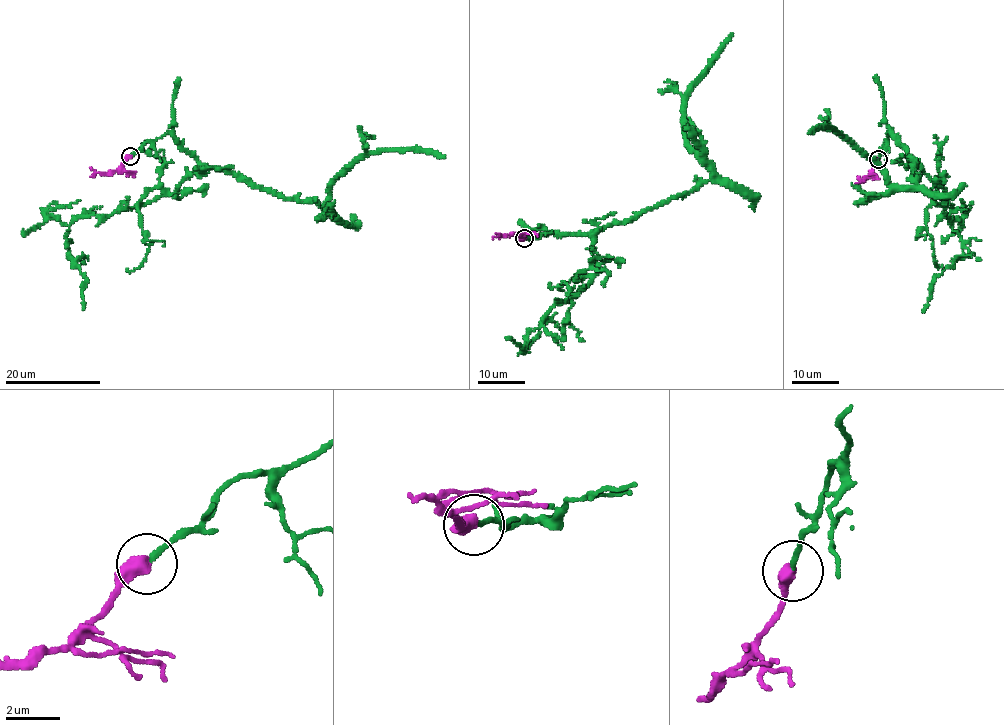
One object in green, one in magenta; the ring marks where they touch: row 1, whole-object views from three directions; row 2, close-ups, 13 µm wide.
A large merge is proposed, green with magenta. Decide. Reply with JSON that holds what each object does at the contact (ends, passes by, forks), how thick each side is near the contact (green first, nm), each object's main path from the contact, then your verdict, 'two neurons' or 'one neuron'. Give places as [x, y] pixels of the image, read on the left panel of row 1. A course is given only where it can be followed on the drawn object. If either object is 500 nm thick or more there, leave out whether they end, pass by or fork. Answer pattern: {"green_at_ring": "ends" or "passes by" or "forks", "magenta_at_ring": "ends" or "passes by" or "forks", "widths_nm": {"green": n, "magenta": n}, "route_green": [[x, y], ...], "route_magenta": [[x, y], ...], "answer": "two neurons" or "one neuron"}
{"widths_nm": {"green": 180, "magenta": 550}, "route_green": [[130, 156], [170, 133], [206, 165], [330, 209], [332, 183], [370, 154], [423, 150], [446, 157]], "route_magenta": [[130, 156], [114, 171], [90, 176]], "answer": "one neuron"}

